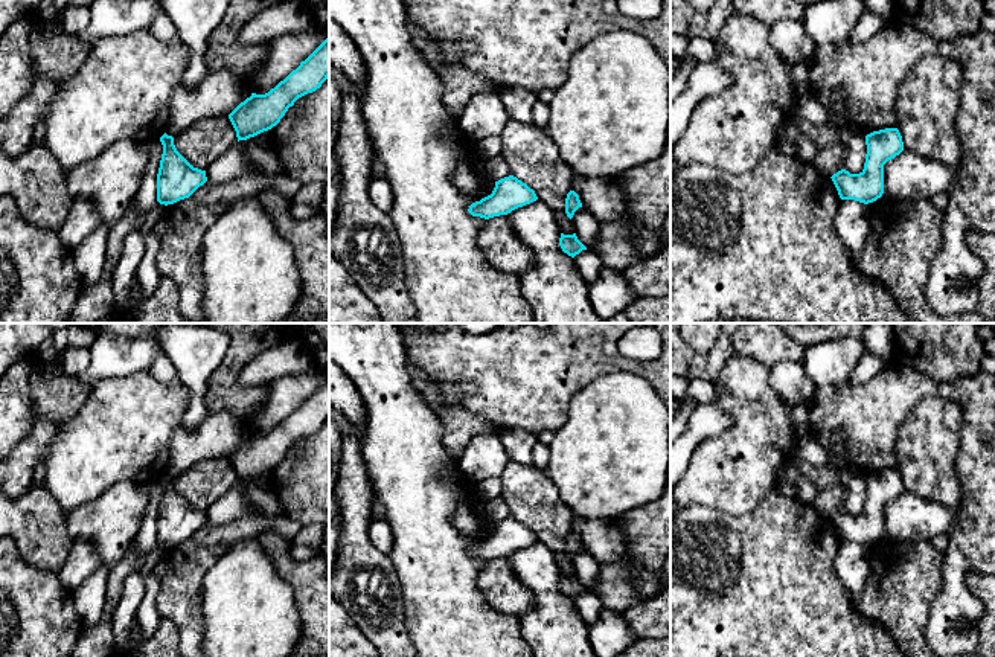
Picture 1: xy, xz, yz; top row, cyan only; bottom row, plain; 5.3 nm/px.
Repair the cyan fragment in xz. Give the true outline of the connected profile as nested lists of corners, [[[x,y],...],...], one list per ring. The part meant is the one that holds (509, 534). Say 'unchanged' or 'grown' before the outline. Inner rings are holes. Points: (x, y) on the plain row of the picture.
unchanged; [[[513,517],[495,523],[491,537],[475,543],[469,547],[468,553],[472,558],[485,561],[507,556],[512,552],[536,543],[538,538],[533,530]]]

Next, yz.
unchanged; [[[897,470],[867,476],[865,486],[865,505],[859,515],[841,511],[830,518],[841,541],[869,546],[881,540],[884,535],[884,506],[904,492],[902,477]]]

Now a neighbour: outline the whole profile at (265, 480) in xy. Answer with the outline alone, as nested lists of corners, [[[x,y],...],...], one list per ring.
[[[274,468],[268,473],[264,473],[247,482],[239,482],[239,485],[244,489],[244,502],[248,505],[250,518],[264,518],[264,520],[270,521],[270,518],[267,518],[265,515],[261,514],[259,506],[253,503],[251,492],[254,489],[276,491],[276,479],[274,479],[273,471],[274,471]]]

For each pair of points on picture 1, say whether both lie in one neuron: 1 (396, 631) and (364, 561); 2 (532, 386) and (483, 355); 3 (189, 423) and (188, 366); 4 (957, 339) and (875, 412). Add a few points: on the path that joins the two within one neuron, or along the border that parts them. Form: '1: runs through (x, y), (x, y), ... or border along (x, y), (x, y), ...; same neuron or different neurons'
1: runs through (380, 615), (364, 578); same neuron
2: runs through (520, 374), (495, 362); same neuron
3: runs through (197, 409), (195, 380); same neuron
4: border along (893, 360), (934, 378), (956, 378); different neurons

